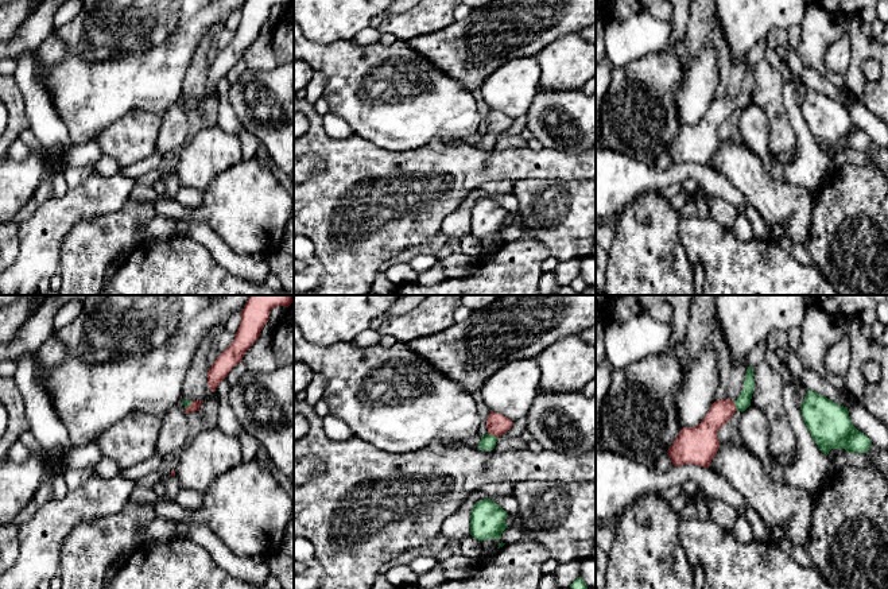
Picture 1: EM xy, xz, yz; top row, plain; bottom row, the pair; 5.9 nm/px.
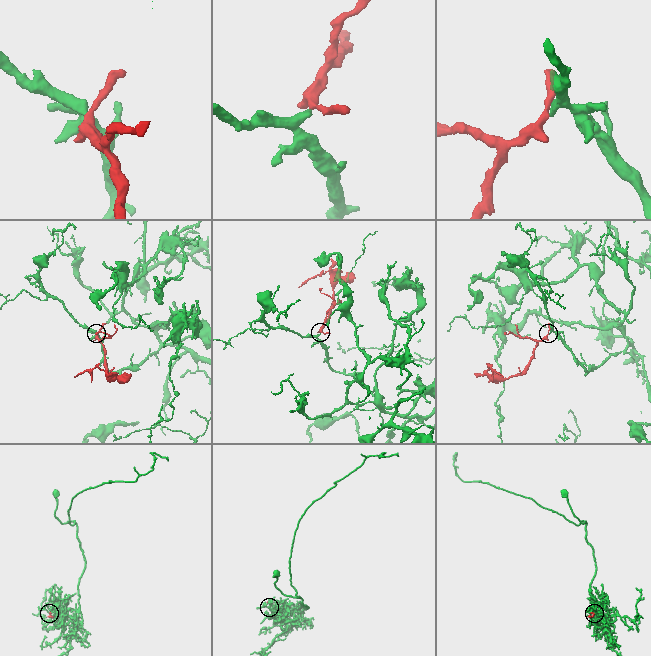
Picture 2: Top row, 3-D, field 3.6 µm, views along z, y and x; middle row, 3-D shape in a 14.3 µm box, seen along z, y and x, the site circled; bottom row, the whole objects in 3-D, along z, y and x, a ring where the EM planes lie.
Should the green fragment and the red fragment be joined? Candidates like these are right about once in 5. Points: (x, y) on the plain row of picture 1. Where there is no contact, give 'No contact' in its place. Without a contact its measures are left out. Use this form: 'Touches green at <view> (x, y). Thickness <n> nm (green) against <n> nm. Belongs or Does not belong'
Touches green at xz (493, 134). Thickness 90 nm (green) against 120 nm. Belongs

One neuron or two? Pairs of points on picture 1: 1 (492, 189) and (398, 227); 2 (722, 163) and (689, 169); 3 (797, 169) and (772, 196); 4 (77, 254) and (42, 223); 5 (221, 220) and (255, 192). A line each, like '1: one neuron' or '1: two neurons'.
1: two neurons
2: two neurons
3: two neurons
4: two neurons
5: one neuron

